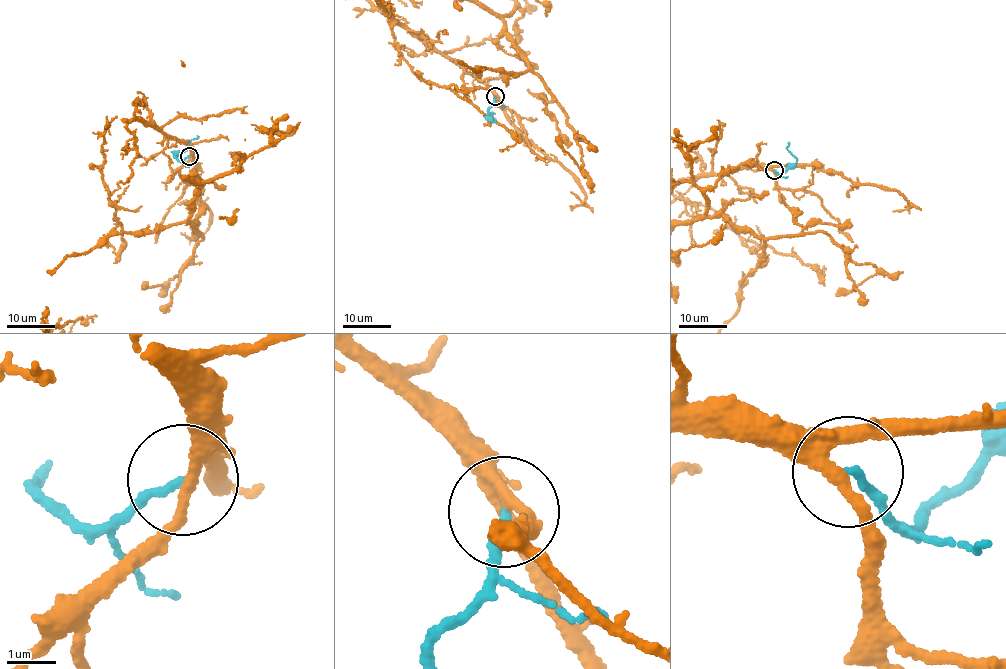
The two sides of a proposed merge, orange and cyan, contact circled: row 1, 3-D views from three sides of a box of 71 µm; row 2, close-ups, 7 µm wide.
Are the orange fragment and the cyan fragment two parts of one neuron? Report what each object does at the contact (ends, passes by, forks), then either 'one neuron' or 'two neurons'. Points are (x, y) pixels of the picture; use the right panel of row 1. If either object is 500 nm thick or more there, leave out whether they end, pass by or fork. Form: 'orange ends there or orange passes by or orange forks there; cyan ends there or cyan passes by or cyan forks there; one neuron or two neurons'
orange forks there; cyan ends there; one neuron

